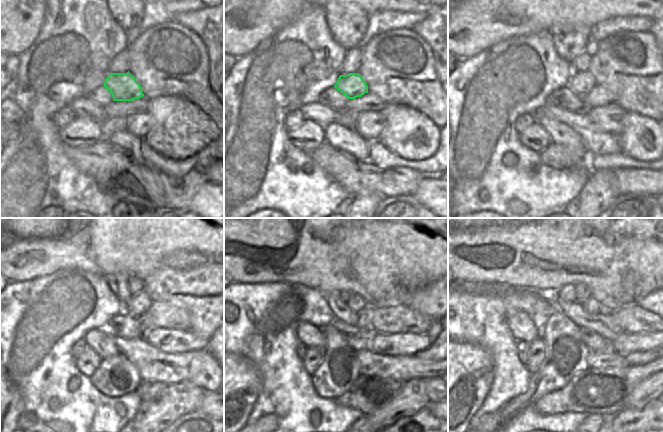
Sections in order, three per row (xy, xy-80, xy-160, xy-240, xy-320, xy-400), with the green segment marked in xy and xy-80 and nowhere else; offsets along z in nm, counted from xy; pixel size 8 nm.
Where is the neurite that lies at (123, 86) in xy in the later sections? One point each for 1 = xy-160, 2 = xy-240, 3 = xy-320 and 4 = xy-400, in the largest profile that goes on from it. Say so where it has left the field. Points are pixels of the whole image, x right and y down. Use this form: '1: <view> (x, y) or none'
1: xy-160 (581, 83)
2: xy-240 (139, 303)
3: xy-320 (356, 302)
4: xy-400 (583, 292)

